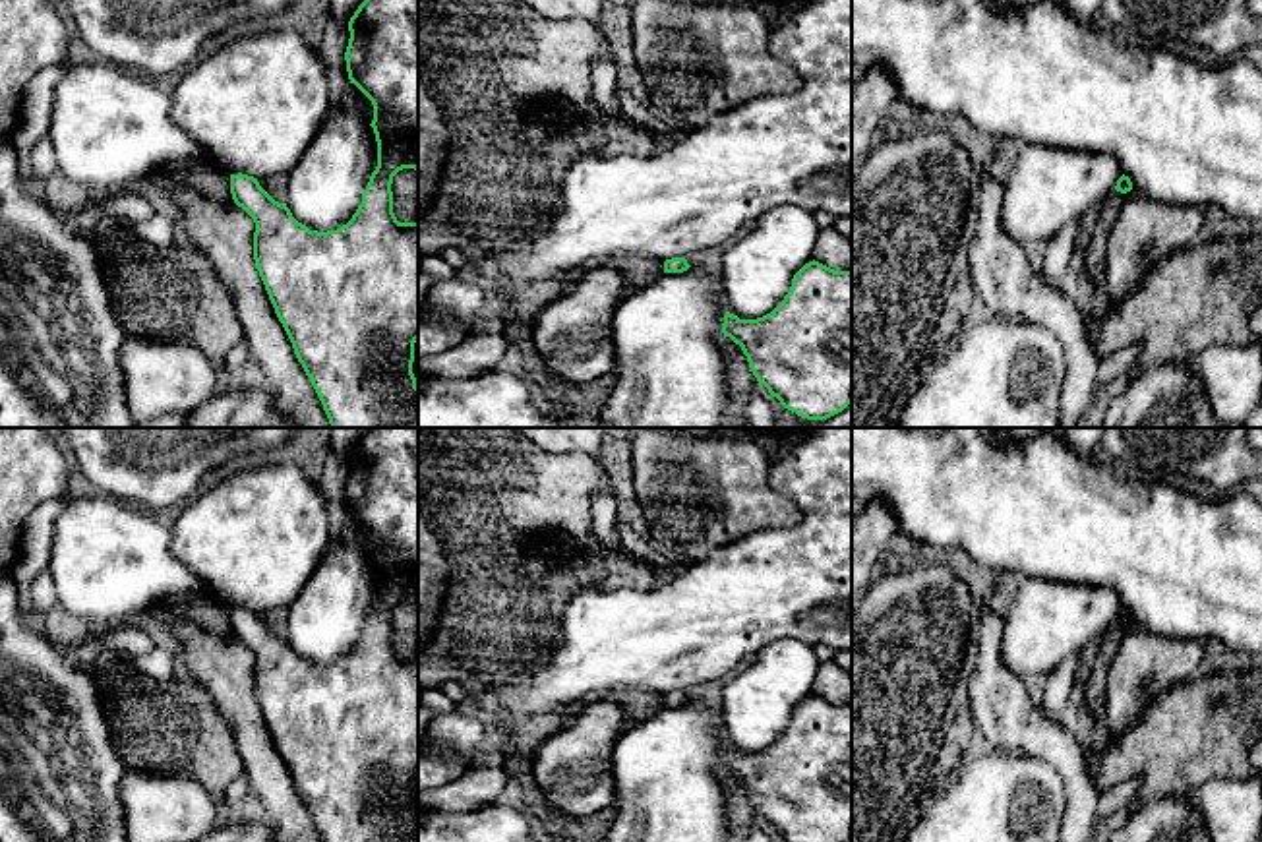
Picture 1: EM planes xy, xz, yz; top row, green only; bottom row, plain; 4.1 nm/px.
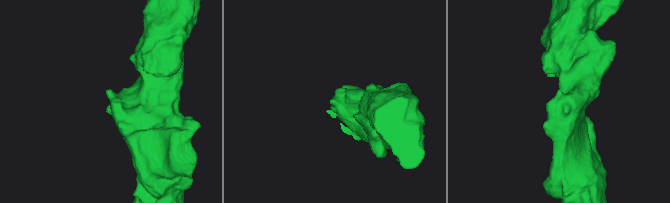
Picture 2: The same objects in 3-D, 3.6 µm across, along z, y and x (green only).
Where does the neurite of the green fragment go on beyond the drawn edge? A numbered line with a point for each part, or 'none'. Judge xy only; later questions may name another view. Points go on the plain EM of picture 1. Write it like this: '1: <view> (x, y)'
none

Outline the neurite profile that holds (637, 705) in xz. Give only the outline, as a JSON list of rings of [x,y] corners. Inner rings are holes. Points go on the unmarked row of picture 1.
[[[625,689],[610,693],[608,699],[623,708],[623,730],[631,728],[639,720],[652,716],[658,708],[664,707],[664,695],[652,691]]]

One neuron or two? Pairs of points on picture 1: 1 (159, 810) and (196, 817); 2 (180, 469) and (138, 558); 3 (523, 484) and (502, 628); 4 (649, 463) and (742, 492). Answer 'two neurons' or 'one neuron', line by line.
1: one neuron
2: two neurons
3: one neuron
4: one neuron

